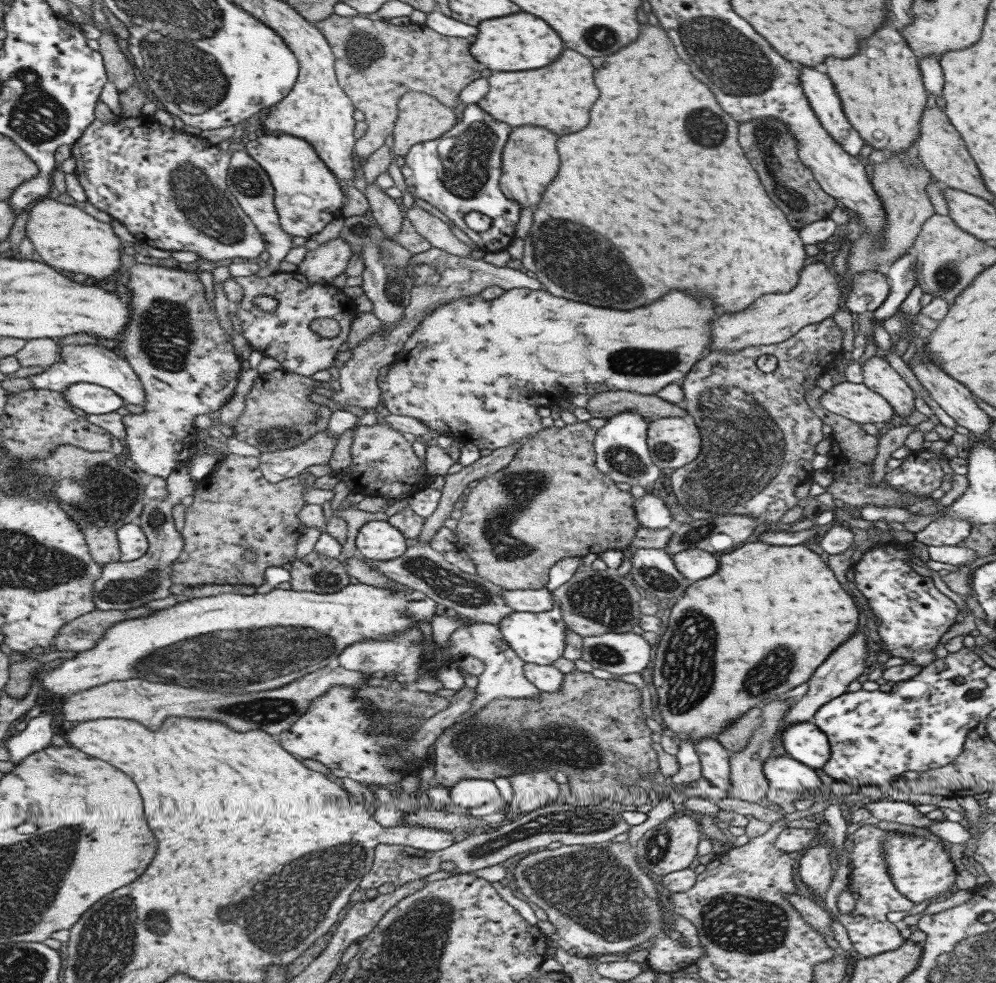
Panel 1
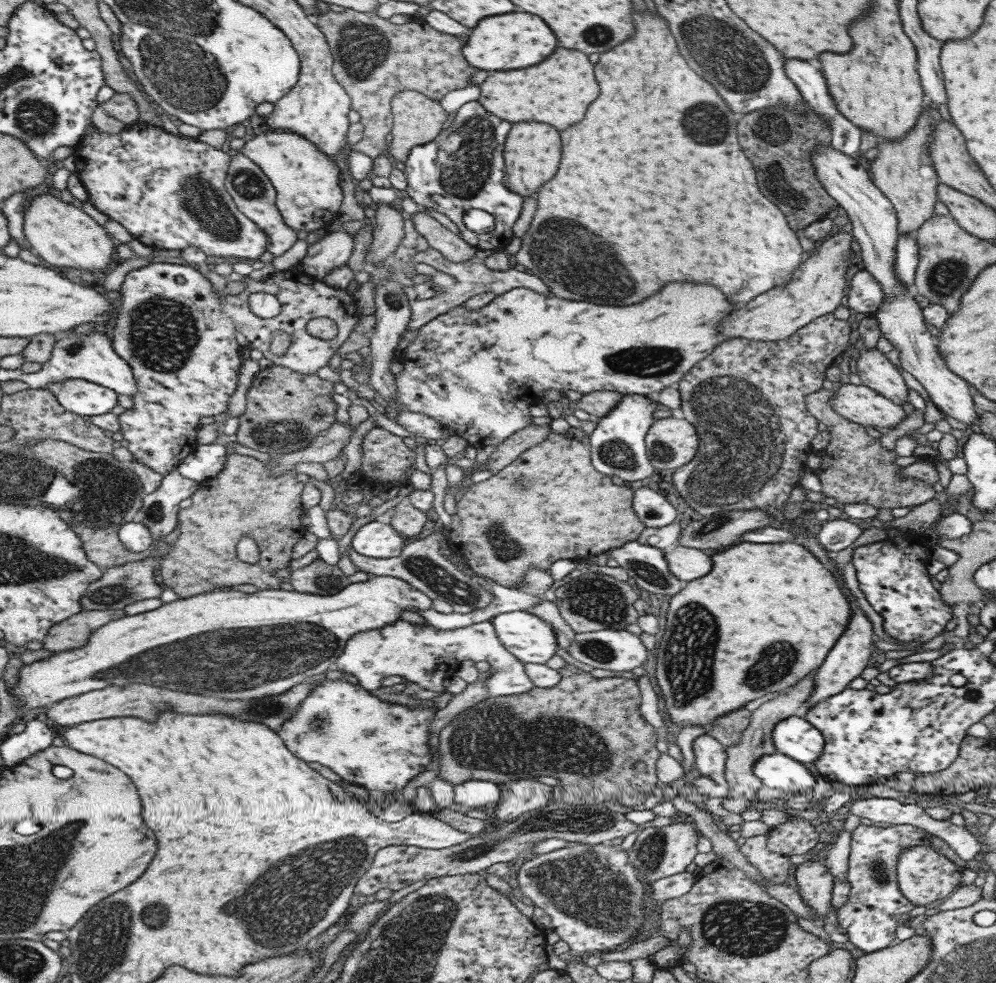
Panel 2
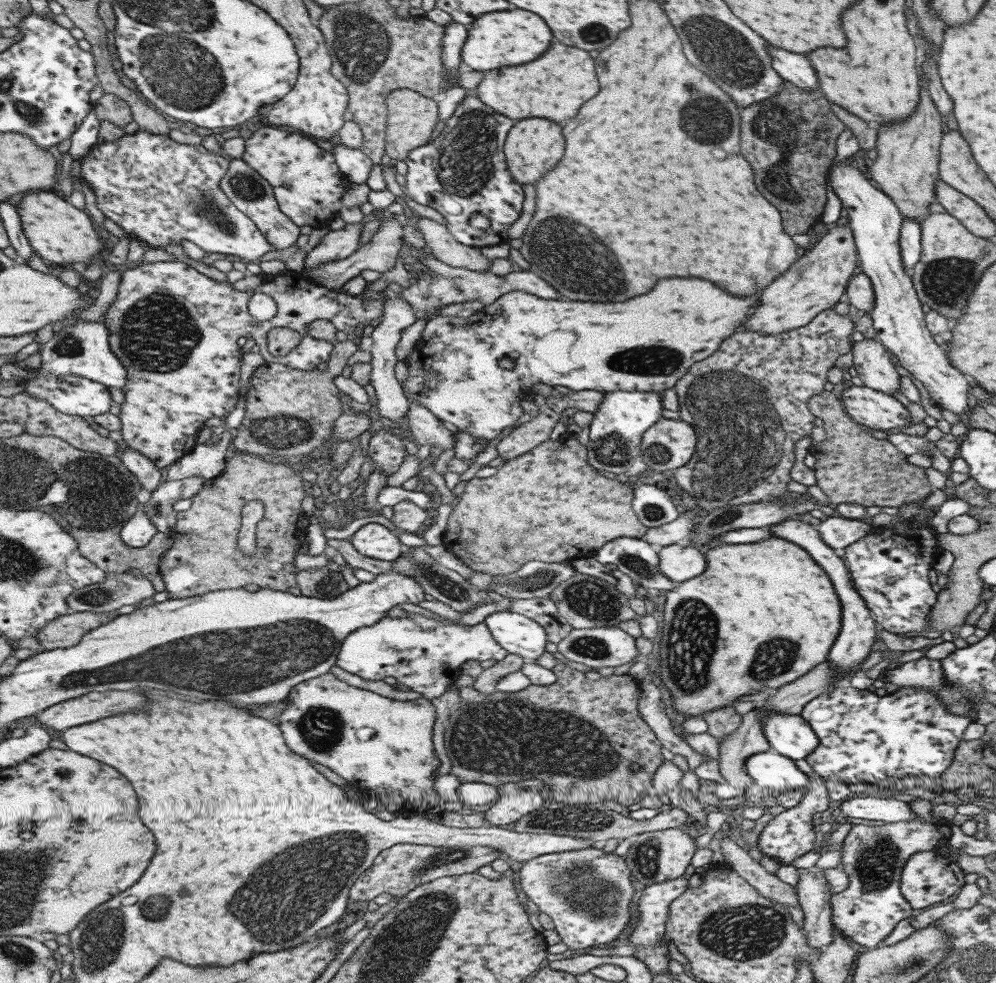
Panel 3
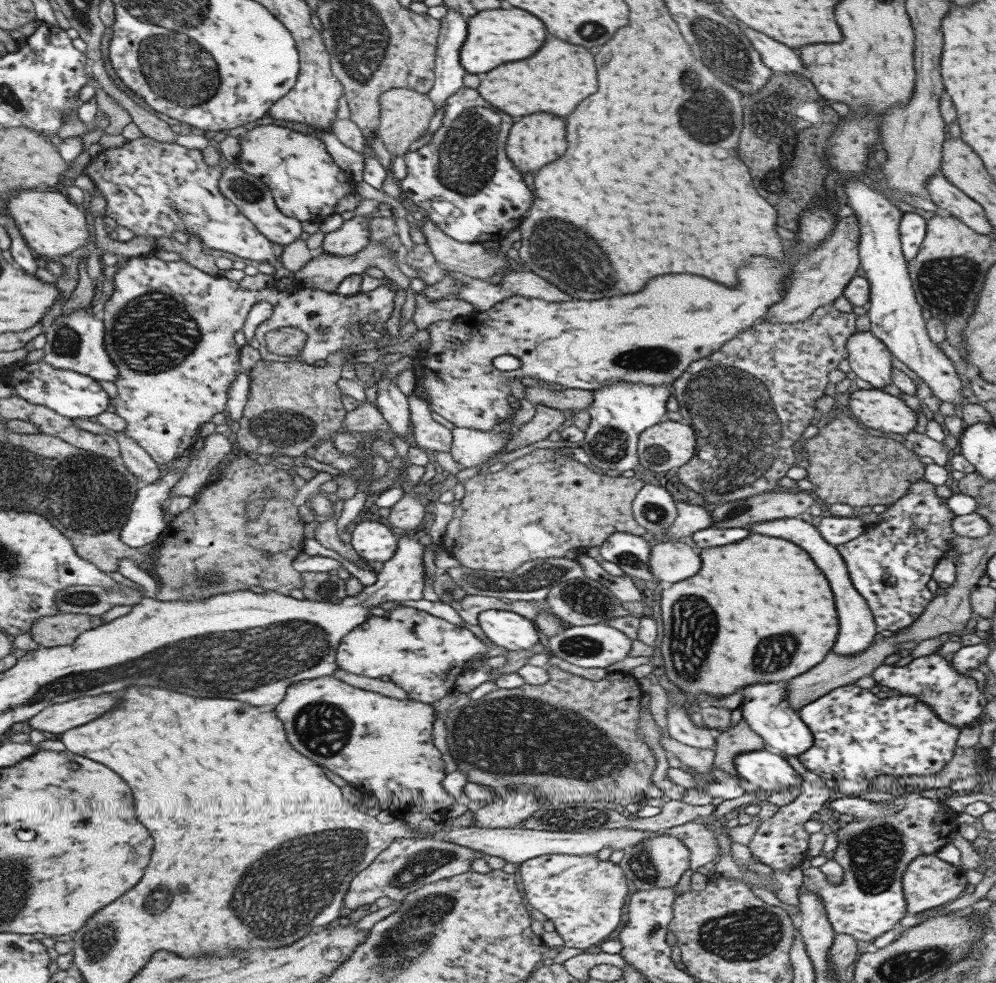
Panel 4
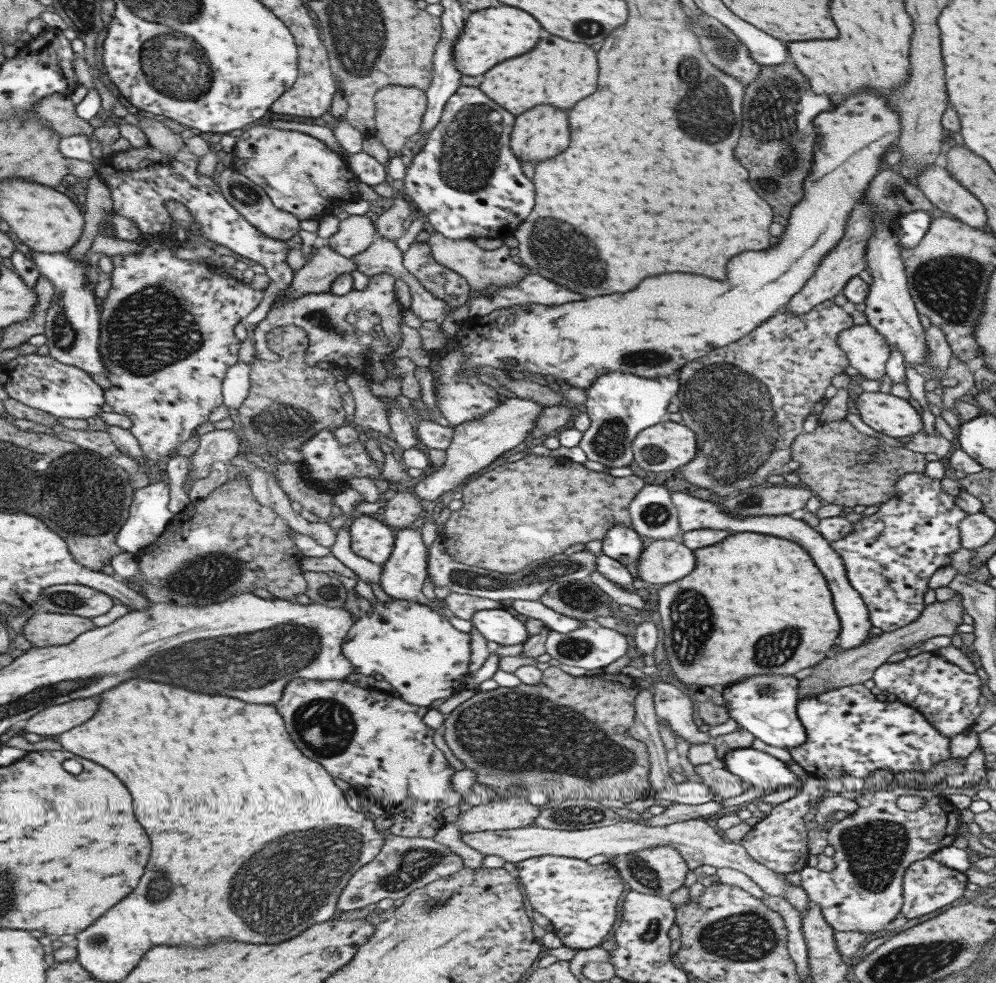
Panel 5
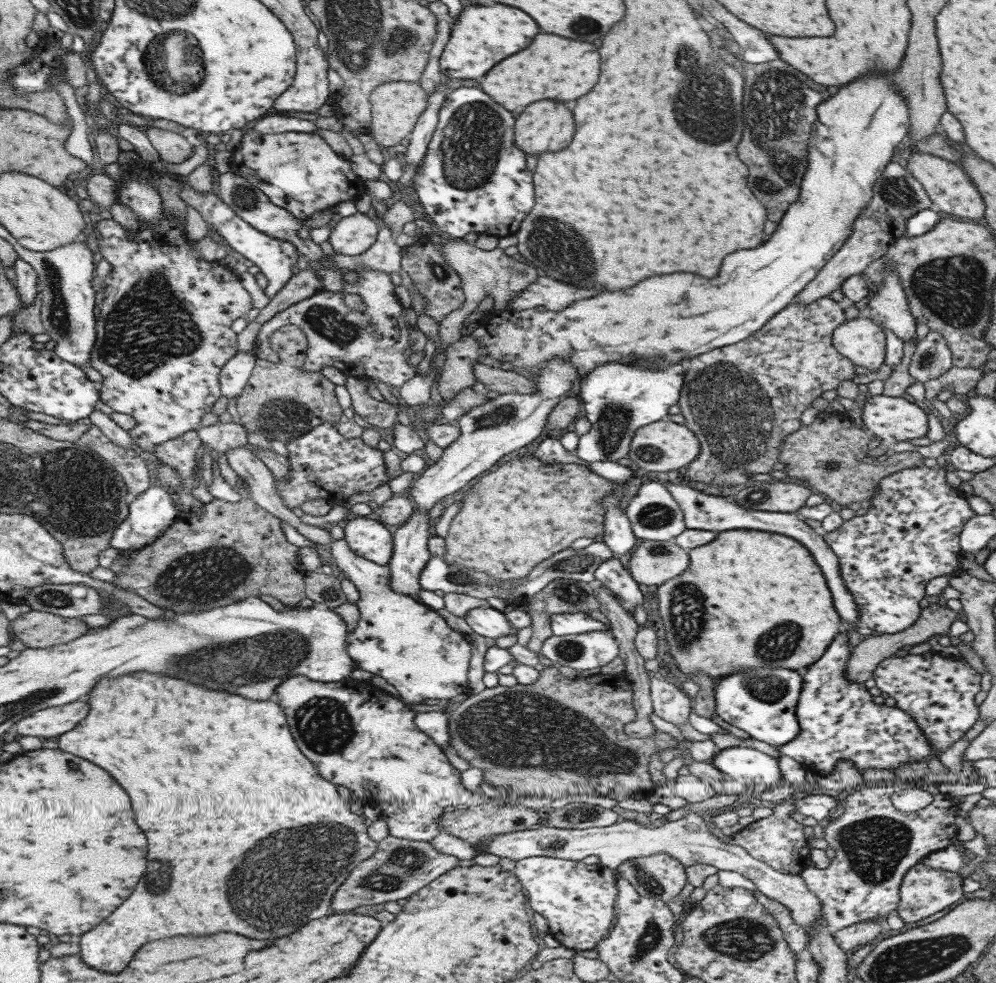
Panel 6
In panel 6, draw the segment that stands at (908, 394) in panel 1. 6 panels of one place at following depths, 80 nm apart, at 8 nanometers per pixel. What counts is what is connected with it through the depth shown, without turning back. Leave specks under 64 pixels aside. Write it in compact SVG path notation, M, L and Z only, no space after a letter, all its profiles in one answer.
M864 313L839 324L833 330L831 343L839 354L868 372L875 372L884 362L884 333Z

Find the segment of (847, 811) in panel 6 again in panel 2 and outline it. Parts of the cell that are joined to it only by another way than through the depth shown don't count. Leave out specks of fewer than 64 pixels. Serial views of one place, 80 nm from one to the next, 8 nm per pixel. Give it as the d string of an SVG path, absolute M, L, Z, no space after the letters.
M907 824L877 828L857 826L851 832L845 878L849 884L849 898L836 908L838 925L845 931L847 940L864 953L875 952L898 942L894 938L895 921L900 914L909 912L913 906L899 892L896 884L897 859L908 846L930 844L929 834Z

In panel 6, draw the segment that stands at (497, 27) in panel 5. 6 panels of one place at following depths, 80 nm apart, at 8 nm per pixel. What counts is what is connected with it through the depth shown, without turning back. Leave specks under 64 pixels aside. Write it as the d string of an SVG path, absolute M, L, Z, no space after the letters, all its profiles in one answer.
M503 4L464 5L456 18L450 24L450 35L439 58L439 70L441 76L457 80L480 80L479 76L493 64L523 50L539 32L537 24L527 14Z

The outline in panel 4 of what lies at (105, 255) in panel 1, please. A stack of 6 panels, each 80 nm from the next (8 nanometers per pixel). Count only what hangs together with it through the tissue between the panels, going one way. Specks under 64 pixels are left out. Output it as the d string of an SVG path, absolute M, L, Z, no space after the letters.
M17 190L15 194L11 194L11 198L7 198L5 209L15 219L18 229L35 254L49 259L62 258L65 254L71 254L77 248L85 246L91 240L89 224L85 214L77 208L77 204L71 204L69 197L61 190L37 190Z

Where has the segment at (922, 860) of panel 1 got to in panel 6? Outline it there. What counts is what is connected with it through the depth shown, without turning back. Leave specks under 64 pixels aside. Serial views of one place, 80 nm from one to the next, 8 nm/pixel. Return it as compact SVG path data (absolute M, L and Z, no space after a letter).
M920 862L911 866L903 875L903 880L899 886L899 904L895 908L897 916L903 922L917 922L921 918L927 918L949 905L954 906L963 900L964 893L961 885L963 878L956 872L947 870L937 870L930 868Z

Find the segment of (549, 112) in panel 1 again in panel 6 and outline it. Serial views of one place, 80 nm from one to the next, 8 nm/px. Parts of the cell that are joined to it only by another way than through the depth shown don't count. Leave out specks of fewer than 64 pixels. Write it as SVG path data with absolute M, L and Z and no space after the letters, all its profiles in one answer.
M535 34L527 48L488 70L479 80L479 88L505 110L517 115L527 104L543 98L557 102L575 100L591 90L591 86L597 82L597 76L599 56L593 44L559 38L555 34Z

